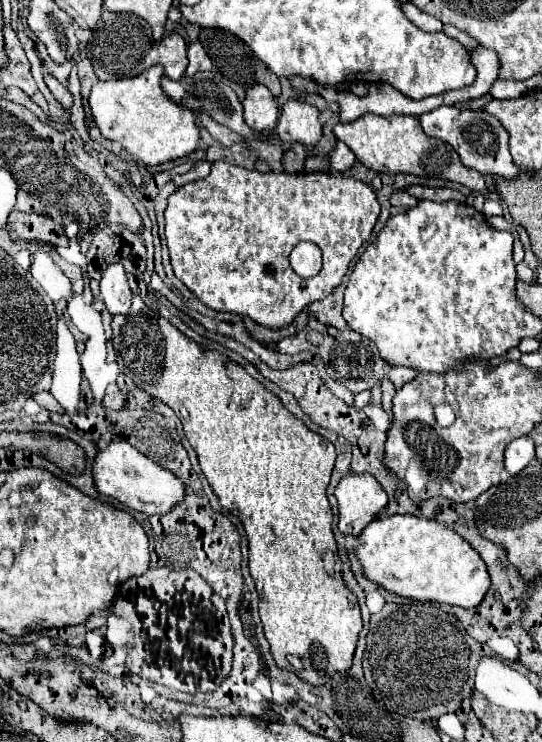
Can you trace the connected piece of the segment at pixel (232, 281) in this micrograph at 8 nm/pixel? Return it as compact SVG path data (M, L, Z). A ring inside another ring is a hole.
M213 162L207 178L189 182L169 196L165 210L165 236L173 272L195 298L211 310L249 316L257 324L275 328L293 322L305 306L325 298L343 280L349 262L369 238L377 218L379 202L375 192L355 178L325 172L261 174L227 162ZM303 240L317 244L323 252L323 268L309 280L299 278L289 264L291 250Z

